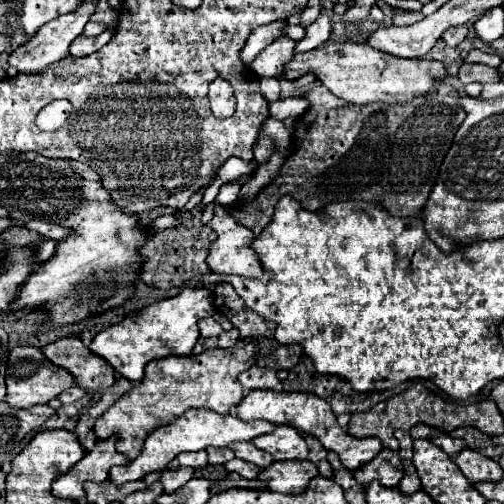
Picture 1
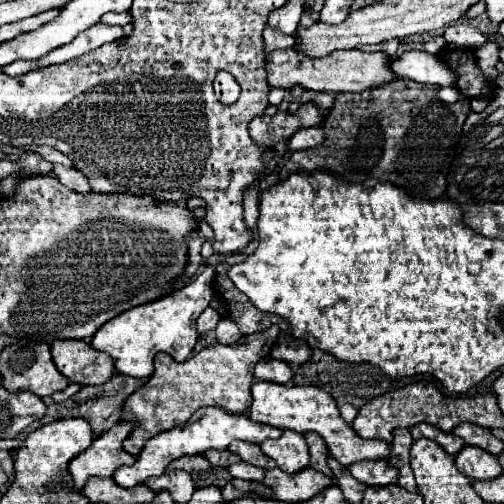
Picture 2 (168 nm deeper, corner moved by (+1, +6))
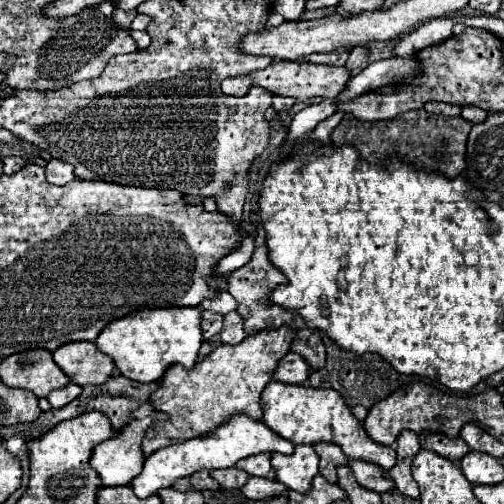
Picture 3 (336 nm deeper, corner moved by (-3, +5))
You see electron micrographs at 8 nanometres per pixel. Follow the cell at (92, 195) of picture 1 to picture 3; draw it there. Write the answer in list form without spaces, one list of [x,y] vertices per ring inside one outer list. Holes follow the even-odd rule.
[[[50,160],[46,166],[46,178],[50,184],[56,184],[56,186],[64,186],[68,182],[74,182],[76,180],[74,166],[70,166],[62,160]]]

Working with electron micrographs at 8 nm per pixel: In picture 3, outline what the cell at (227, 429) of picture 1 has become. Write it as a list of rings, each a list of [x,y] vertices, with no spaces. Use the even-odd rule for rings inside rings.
[[[234,414],[218,428],[210,430],[206,436],[196,436],[196,438],[190,438],[184,442],[174,442],[172,446],[152,452],[146,458],[142,472],[132,480],[132,490],[138,498],[148,498],[150,494],[156,494],[160,488],[172,486],[176,478],[190,476],[202,468],[208,468],[208,470],[228,468],[228,466],[234,466],[240,458],[246,458],[250,454],[260,454],[260,452],[292,454],[294,444],[288,442],[286,438],[274,434],[264,422],[250,420],[248,416],[242,416],[242,414]]]

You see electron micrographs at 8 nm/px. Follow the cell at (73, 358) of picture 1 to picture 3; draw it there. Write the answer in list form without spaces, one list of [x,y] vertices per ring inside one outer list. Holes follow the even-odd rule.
[[[68,342],[54,352],[54,362],[78,386],[102,384],[114,372],[114,360],[102,354],[94,342]]]

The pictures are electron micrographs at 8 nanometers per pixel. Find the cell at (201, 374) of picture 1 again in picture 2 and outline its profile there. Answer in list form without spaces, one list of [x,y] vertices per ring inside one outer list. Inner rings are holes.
[[[250,339],[250,343],[222,345],[214,343],[200,353],[192,355],[184,363],[174,363],[166,353],[158,353],[154,359],[154,375],[144,387],[134,391],[126,403],[122,421],[134,423],[134,433],[124,441],[124,449],[130,455],[138,455],[148,439],[154,435],[184,425],[188,417],[200,407],[220,407],[230,413],[244,413],[252,405],[250,387],[254,383],[254,365],[264,359],[272,343],[266,339]]]

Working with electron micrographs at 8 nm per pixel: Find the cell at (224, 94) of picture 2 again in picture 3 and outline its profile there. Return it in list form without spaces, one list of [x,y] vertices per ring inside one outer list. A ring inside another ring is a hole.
[[[274,60],[268,68],[258,70],[250,76],[238,76],[238,78],[226,78],[222,82],[222,92],[230,96],[244,96],[250,84],[258,84],[274,94],[280,96],[292,96],[300,102],[312,102],[312,100],[336,100],[346,88],[352,78],[352,72],[346,66],[328,66],[328,64],[310,64],[310,62],[290,62],[290,60]]]

